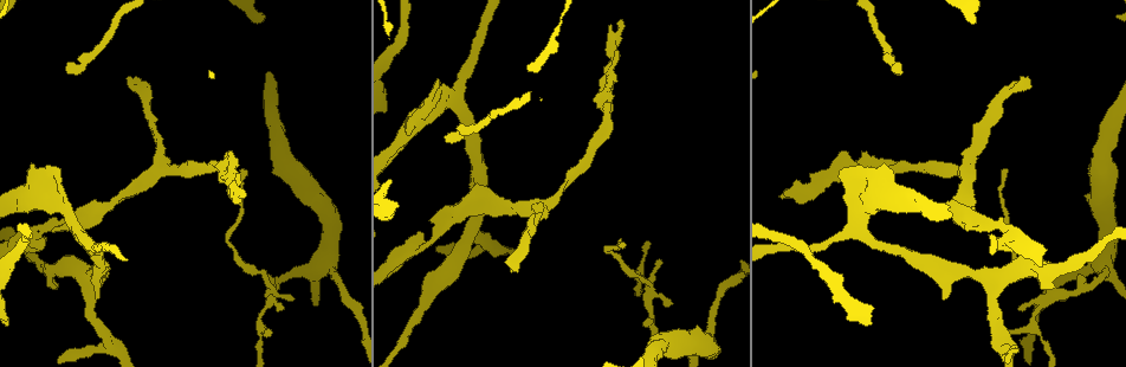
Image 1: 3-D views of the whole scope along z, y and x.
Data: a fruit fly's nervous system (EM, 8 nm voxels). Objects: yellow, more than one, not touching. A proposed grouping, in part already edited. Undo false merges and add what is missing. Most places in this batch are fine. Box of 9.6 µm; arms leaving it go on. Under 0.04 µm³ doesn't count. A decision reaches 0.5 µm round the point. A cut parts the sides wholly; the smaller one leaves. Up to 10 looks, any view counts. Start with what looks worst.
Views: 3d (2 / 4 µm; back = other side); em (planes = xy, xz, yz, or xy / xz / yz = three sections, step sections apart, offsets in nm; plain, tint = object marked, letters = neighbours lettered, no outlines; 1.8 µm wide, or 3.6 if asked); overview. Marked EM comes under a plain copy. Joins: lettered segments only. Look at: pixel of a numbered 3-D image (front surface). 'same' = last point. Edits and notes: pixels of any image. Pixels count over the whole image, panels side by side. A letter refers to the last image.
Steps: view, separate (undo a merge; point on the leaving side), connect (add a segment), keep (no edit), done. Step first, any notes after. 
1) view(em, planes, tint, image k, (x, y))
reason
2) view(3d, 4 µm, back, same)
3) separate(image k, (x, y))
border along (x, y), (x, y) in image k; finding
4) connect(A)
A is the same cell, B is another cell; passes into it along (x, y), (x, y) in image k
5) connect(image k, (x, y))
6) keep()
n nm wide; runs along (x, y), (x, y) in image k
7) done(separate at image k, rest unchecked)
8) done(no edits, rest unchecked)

view(em, planes, letters, image 1, (1020, 77))
long arm stops here

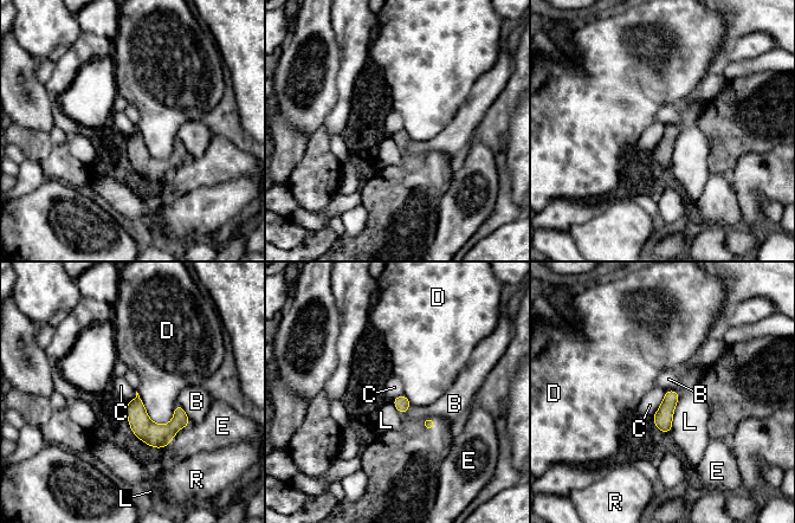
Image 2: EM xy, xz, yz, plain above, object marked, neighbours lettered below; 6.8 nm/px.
keep()
100 nm wide; B, C, D, E, L and R are other cells; border along (666, 389), (661, 405), (652, 415) in image 2; none of them fits

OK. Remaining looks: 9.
view(em, planes, letters, image 1, (863, 154))
free end

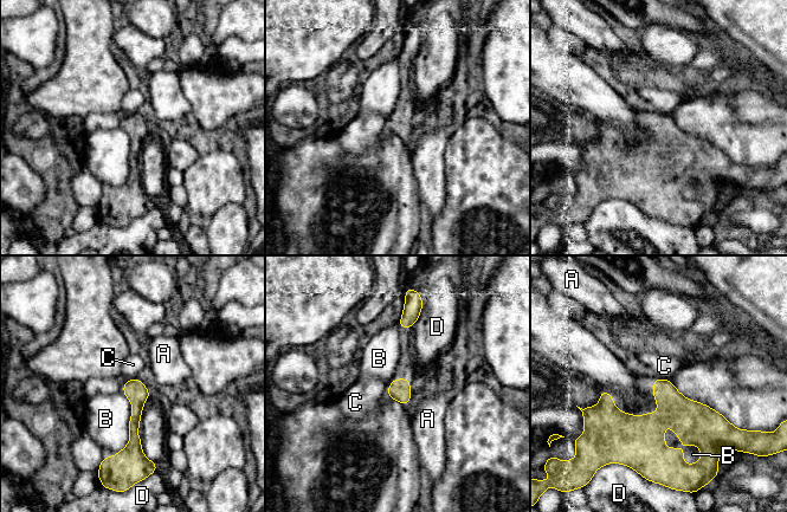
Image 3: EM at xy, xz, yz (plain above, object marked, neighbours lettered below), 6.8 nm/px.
keep()
D touches over 240 nm; A, B, C and D are other cells; runs along (136, 382), (134, 447), (127, 459) in image 3; no lettered segment goes on from it

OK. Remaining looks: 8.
view(3d, 4 µm, image 1, (541, 208))
a narrow waist

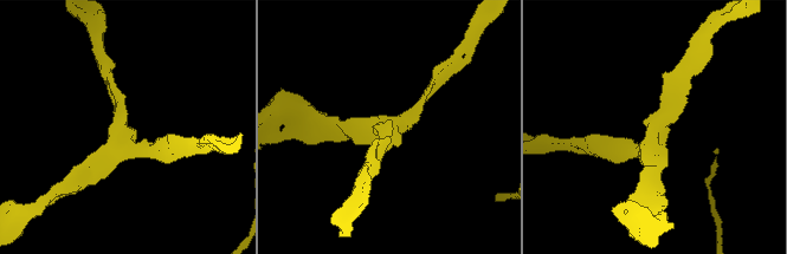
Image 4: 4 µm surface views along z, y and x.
view(em, planes, letters, image 4, (655, 149))

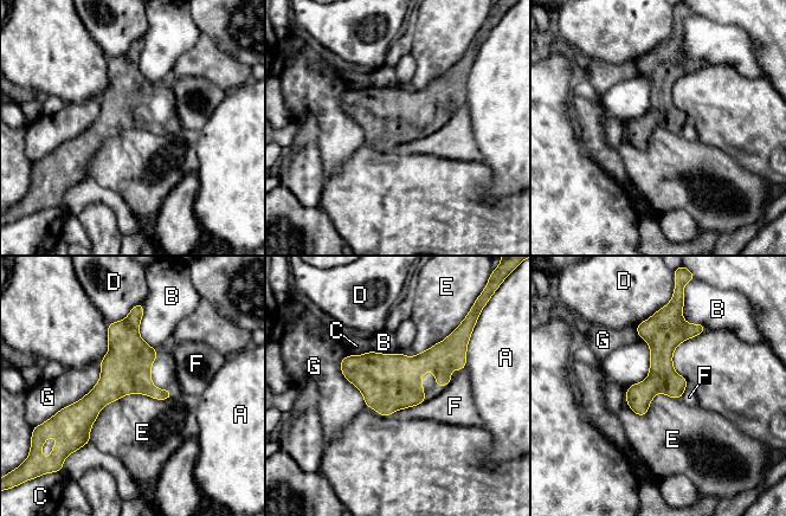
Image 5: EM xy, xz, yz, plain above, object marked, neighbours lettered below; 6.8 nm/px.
keep()
A, B, C, D, E, F and G are other cells; all the same neuron

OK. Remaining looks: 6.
view(em, 3.6 µm, yz, step 8, tint, image 1, (241, 197))
an open end

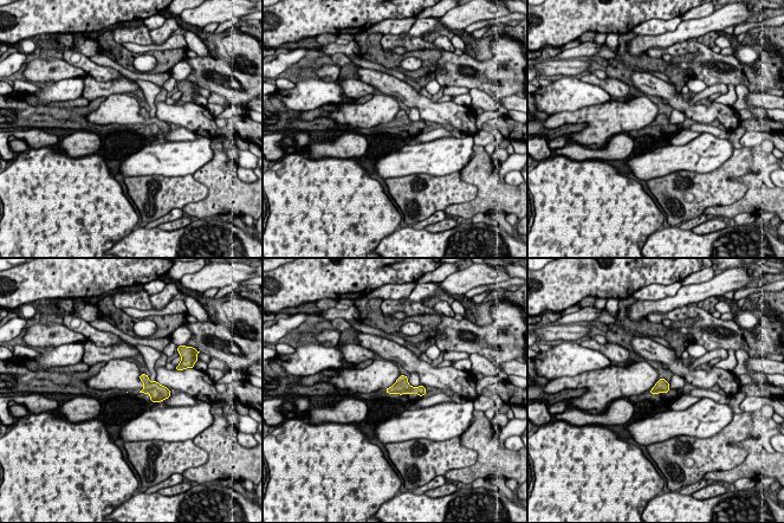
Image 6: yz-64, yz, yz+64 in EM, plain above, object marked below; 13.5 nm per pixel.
view(em, 3.6 µm, planes, letters, same)

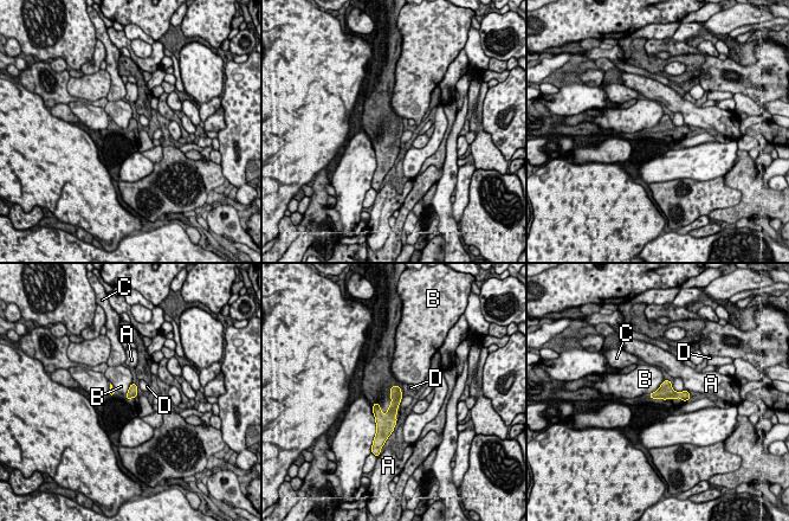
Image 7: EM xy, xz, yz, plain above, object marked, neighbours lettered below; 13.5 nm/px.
keep()
B touches over 400 nm; A, B, C and D are other cells; none of them fits

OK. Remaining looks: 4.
done(no edits, rest unchecked)

